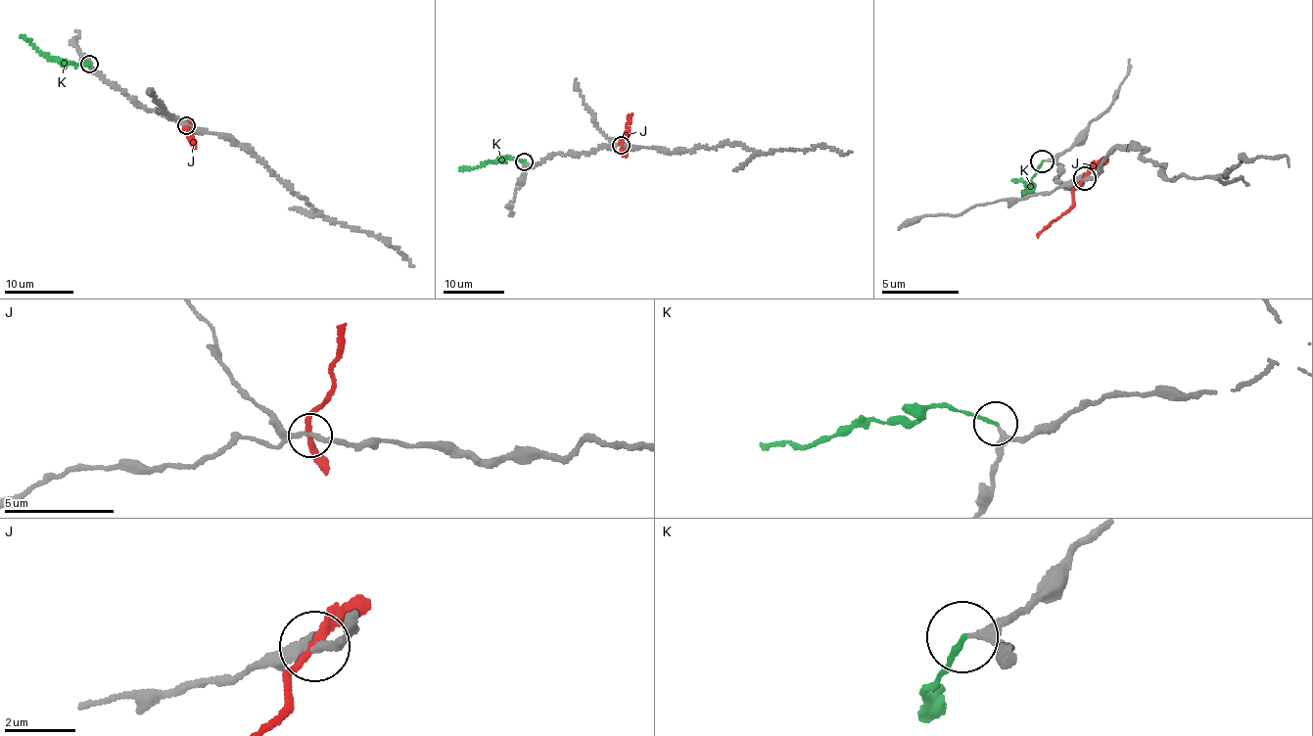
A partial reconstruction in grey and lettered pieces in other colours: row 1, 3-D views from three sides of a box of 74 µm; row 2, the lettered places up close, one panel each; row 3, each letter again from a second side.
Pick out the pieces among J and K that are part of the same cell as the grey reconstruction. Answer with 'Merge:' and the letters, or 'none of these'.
Merge: K

